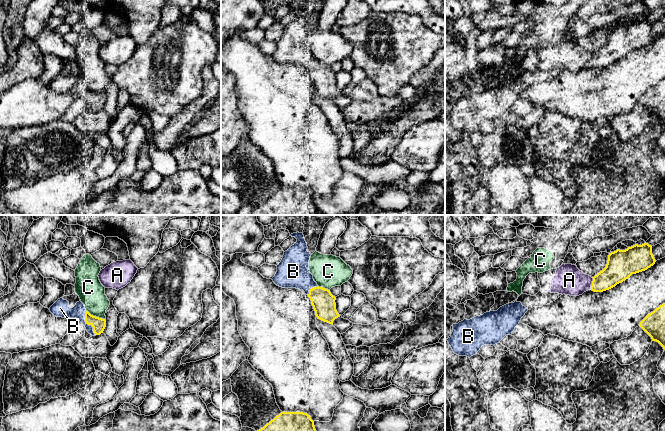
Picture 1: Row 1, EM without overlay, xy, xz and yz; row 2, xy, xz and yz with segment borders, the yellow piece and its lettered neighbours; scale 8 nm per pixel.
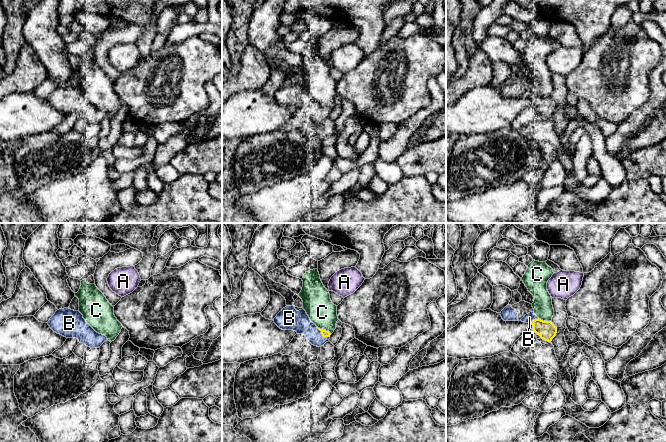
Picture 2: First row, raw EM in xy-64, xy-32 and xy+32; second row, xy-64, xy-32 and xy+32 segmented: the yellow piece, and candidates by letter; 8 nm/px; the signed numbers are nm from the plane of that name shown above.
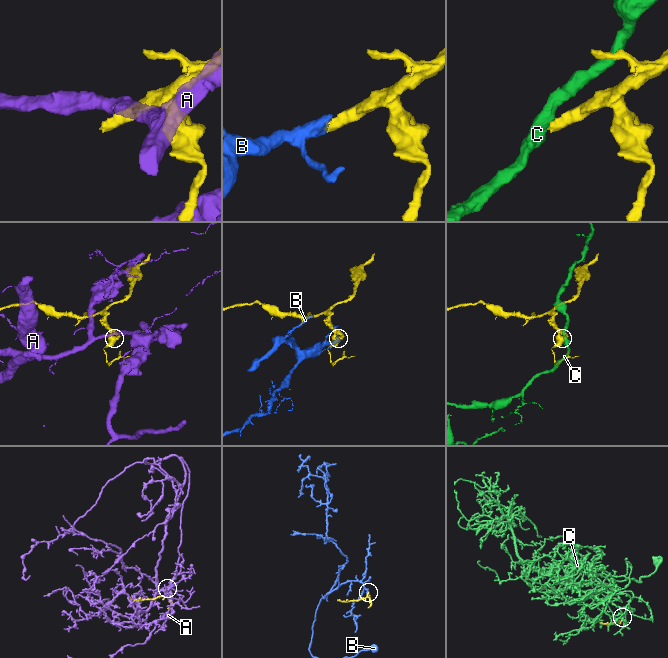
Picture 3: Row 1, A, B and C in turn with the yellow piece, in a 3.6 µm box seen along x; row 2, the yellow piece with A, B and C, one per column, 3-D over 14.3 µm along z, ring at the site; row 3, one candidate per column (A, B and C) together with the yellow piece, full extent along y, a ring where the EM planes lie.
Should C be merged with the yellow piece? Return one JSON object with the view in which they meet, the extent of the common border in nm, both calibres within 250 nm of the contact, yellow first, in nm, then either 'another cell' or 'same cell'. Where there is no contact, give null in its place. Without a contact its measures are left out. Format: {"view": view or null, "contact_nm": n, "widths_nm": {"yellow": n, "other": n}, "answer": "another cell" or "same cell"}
{"view": "xy", "contact_nm": 180, "widths_nm": {"yellow": 110, "other": 220}, "answer": "another cell"}

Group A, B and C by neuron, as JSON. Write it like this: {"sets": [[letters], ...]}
{"sets": [["A"], ["B"], ["C"]]}

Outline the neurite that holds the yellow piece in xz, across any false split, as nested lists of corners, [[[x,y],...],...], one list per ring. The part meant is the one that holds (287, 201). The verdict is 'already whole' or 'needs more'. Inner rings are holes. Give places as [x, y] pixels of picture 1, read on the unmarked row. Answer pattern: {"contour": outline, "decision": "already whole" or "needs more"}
{"contour": [[[281,188],[250,215],[322,215],[307,189]]], "decision": "already whole"}

